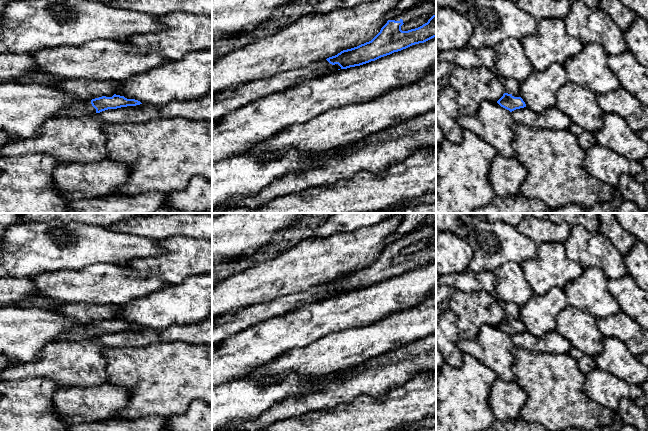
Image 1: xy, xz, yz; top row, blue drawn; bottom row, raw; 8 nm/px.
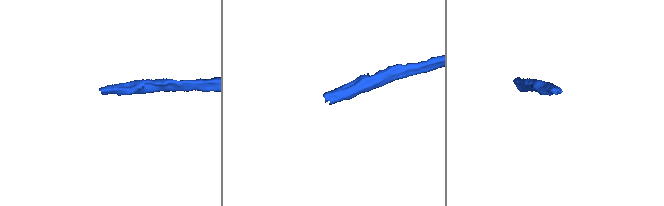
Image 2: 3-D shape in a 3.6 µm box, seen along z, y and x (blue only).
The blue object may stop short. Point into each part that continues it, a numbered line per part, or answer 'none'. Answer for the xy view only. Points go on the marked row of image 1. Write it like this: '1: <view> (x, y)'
1: xy (80, 108)

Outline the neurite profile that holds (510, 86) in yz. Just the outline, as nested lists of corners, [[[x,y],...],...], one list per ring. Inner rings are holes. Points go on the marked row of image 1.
[[[497,74],[497,77],[505,93],[512,94],[512,95],[520,94],[520,82],[514,79],[507,79],[504,76],[499,74]]]

